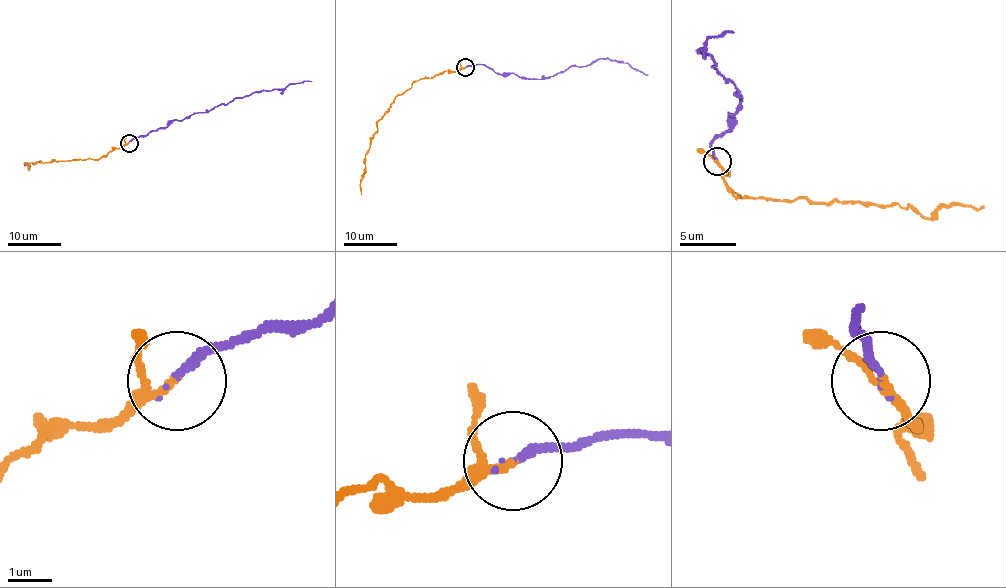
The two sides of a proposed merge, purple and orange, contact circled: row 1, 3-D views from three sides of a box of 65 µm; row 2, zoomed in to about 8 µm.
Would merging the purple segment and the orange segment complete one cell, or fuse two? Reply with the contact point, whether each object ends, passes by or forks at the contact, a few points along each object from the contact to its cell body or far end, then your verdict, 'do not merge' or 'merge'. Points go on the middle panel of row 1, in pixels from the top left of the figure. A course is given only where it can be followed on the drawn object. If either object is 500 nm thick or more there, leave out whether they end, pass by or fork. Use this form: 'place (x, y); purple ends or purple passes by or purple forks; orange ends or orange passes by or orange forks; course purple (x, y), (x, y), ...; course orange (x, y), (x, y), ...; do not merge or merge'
place (465, 67); purple ends; orange passes by; course purple (465, 68), (483, 64), (497, 73), (545, 80), (571, 66), (586, 66), (601, 58), (623, 61), (647, 76); course orange (465, 68), (421, 78), (394, 100), (377, 124), (377, 132), (365, 156), (362, 194); merge

